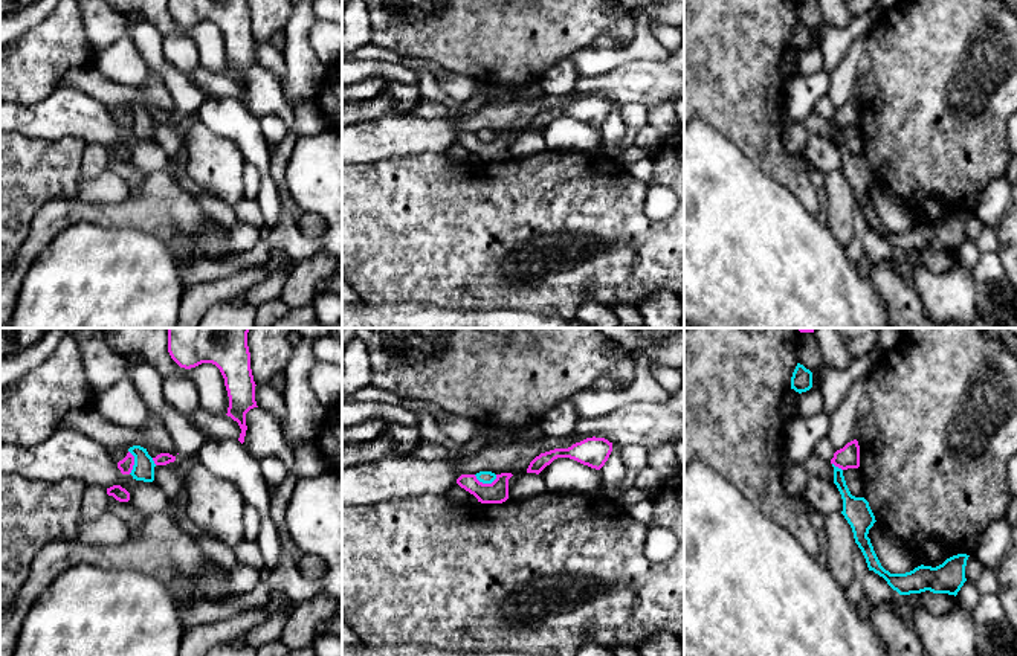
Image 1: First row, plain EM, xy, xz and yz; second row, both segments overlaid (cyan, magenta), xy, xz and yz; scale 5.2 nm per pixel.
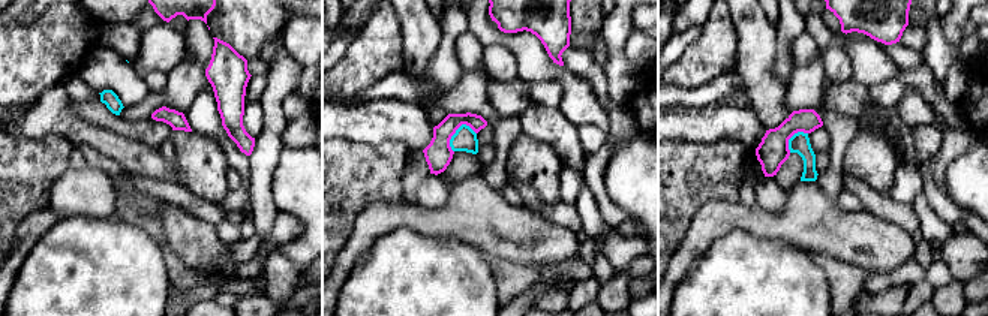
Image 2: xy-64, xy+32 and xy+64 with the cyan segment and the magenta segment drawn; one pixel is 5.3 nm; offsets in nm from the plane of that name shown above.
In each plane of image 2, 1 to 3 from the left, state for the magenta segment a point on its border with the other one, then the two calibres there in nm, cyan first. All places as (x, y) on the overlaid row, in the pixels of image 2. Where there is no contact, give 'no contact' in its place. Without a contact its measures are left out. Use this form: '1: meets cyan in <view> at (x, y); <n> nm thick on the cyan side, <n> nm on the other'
1: no contact
2: meets cyan in xy+32 at (452, 137); 130 nm thick on the cyan side, 150 nm on the other
3: meets cyan in xy+64 at (792, 137); 110 nm thick on the cyan side, 170 nm on the other

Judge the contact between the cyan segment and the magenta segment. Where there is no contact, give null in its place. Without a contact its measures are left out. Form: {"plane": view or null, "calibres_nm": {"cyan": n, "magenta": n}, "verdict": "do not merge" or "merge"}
{"plane": "xz", "calibres_nm": {"cyan": 60, "magenta": 120}, "verdict": "do not merge"}

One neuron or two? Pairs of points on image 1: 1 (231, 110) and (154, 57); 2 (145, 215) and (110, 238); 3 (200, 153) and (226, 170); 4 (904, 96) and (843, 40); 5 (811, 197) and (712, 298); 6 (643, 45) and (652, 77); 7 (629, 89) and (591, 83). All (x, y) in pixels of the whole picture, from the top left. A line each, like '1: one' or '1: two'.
1: two
2: two
3: one
4: two
5: two
6: two
7: one

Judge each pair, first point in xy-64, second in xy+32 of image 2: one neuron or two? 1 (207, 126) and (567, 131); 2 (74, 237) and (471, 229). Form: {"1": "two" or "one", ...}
{"1": "one", "2": "two"}

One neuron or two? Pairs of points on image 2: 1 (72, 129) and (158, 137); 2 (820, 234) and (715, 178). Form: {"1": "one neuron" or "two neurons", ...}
{"1": "two neurons", "2": "two neurons"}

